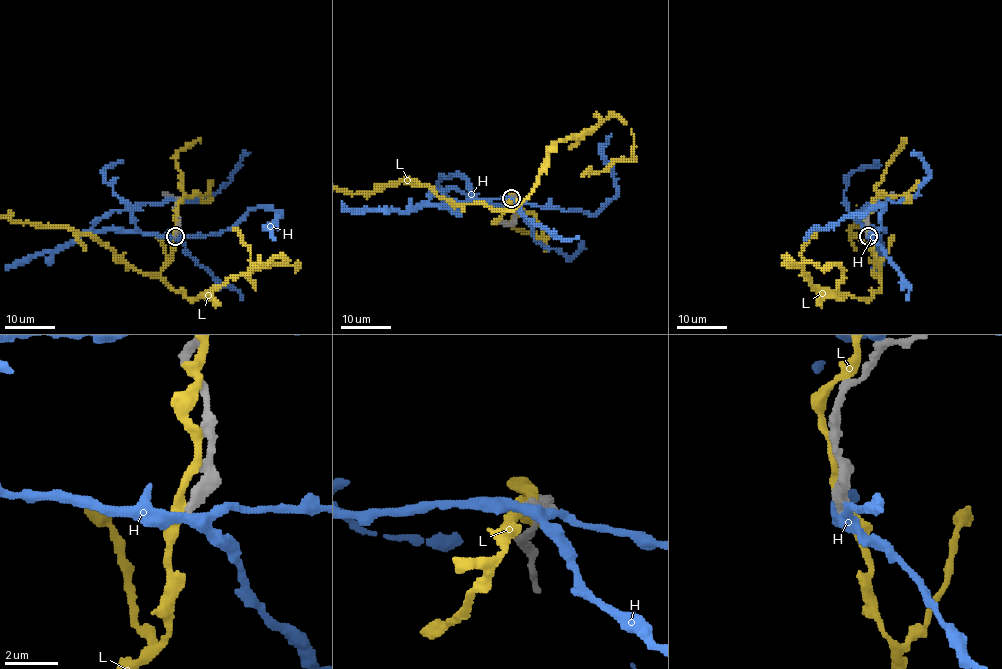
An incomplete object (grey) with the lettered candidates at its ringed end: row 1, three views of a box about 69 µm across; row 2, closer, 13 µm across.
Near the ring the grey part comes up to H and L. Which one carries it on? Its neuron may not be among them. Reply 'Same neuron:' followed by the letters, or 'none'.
Same neuron: none

